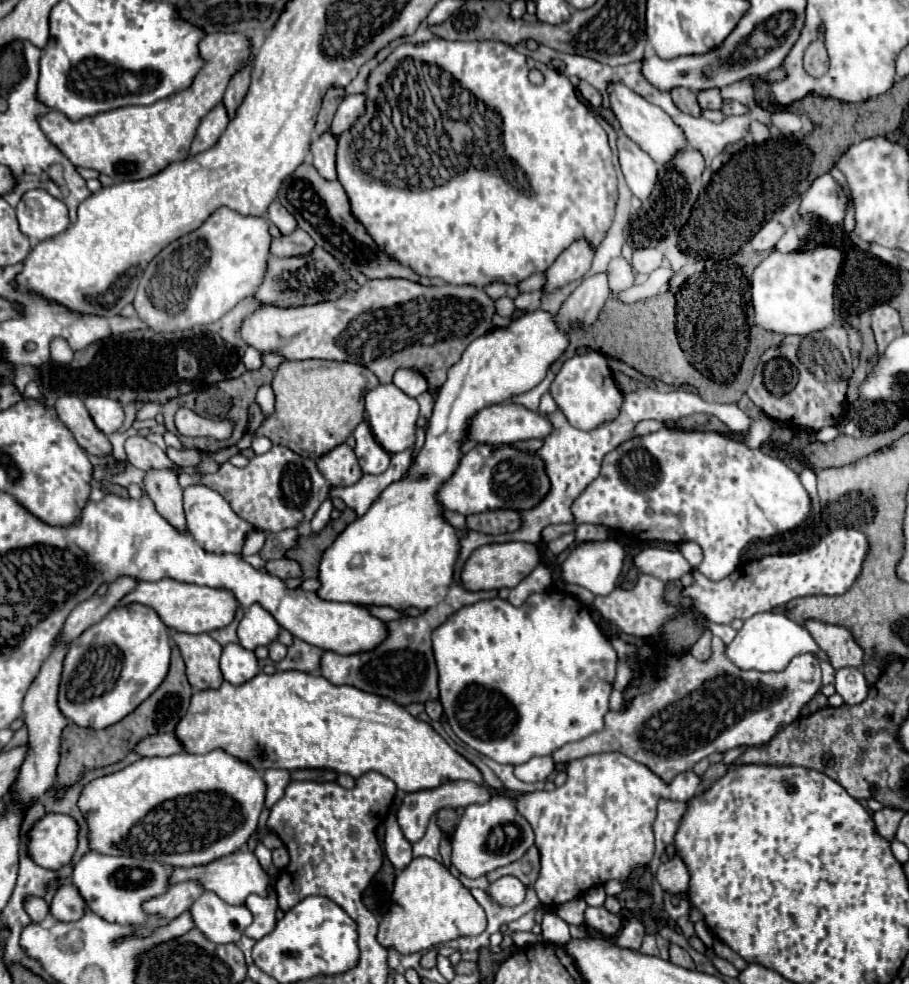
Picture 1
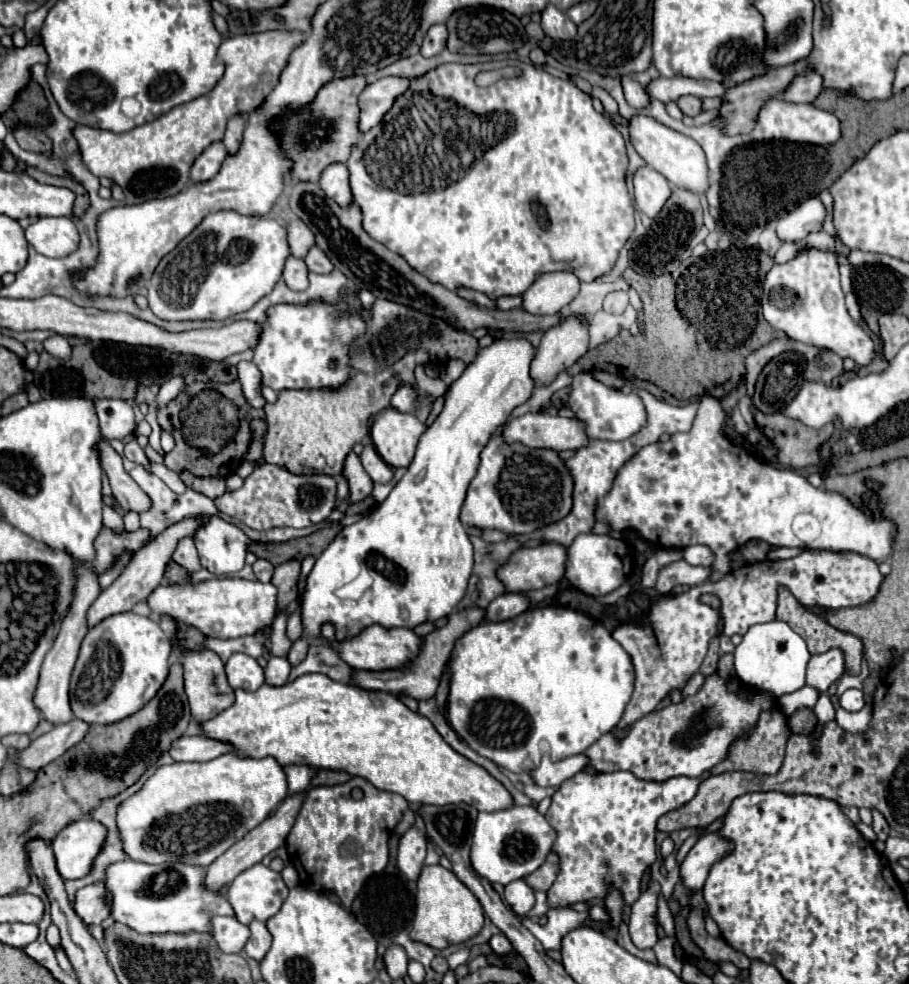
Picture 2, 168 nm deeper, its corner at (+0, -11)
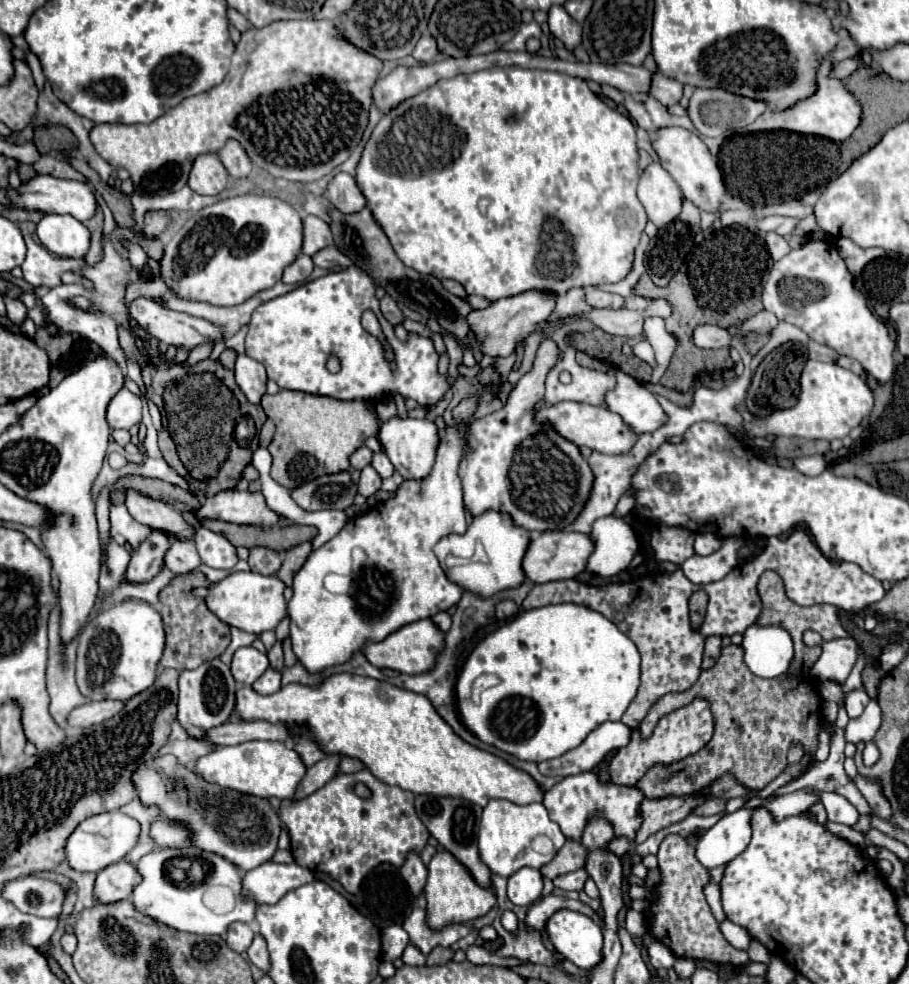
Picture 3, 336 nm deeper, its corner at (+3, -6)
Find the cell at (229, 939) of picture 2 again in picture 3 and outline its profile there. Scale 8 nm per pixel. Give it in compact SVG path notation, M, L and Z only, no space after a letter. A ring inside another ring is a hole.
M231 923L227 933L225 933L225 943L237 951L237 953L243 953L251 941L253 941L253 929L247 925L247 923Z

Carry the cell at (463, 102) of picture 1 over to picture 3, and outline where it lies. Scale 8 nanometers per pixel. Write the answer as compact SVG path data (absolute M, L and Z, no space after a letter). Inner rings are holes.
M493 67L475 71L469 75L457 75L451 79L439 79L429 89L419 95L405 99L387 115L383 115L373 129L359 165L355 181L361 193L367 199L367 205L373 217L379 221L381 229L391 241L397 257L419 273L435 275L437 279L455 279L459 281L467 293L475 293L497 301L501 297L511 297L529 289L551 289L559 295L569 291L571 287L587 287L599 283L615 283L621 281L633 263L633 251L639 243L639 237L645 229L647 215L643 205L637 199L637 137L635 127L629 117L607 107L585 83L585 79L577 79L559 71L543 71L543 69L525 69L525 67ZM489 199L487 211L479 211L479 201Z

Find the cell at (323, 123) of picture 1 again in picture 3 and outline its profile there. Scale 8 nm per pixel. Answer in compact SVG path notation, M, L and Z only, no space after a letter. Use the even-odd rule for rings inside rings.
M275 21L261 29L249 27L235 45L231 69L221 85L183 99L147 125L95 125L89 131L89 139L107 163L129 171L135 193L141 197L163 197L179 191L187 183L195 157L201 153L217 153L231 137L239 139L251 161L273 177L311 183L339 167L361 141L369 119L371 85L379 77L381 65L383 63L373 55L339 39L329 21Z

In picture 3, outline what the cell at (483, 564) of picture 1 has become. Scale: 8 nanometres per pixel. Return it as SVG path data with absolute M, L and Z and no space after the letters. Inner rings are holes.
M545 531L535 533L529 541L529 547L523 557L523 573L525 579L531 583L549 583L559 579L573 579L583 571L583 563L587 563L587 555L591 553L591 539L583 533L571 533L571 531Z

